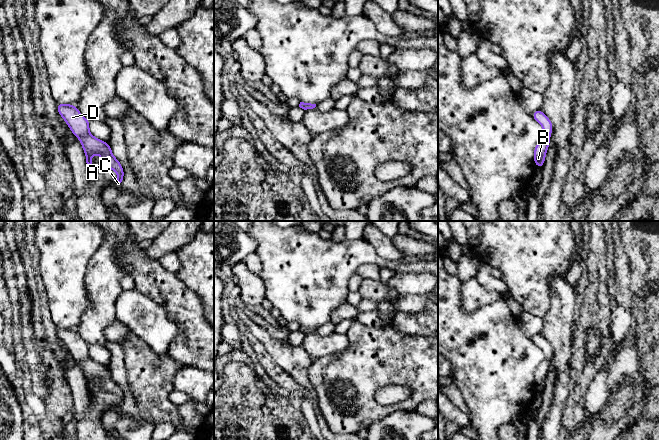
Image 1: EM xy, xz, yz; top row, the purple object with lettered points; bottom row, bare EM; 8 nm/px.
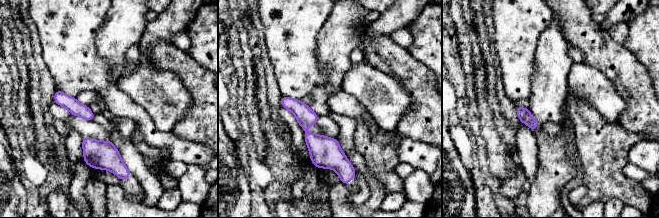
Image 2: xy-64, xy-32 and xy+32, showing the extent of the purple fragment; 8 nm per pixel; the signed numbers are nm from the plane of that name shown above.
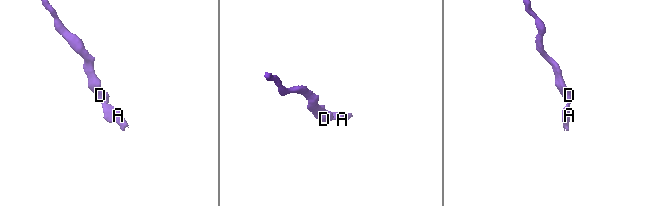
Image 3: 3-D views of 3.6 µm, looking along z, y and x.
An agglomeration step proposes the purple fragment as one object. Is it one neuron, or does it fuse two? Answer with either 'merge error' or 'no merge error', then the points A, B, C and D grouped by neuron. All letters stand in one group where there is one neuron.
no merge error; groups A B C D

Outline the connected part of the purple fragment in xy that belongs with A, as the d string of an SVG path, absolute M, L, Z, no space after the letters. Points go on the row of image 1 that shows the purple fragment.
M57 102L57 110L73 134L79 138L86 154L88 167L92 164L91 157L96 153L100 153L102 155L100 164L117 172L118 178L114 182L114 186L121 186L124 180L124 169L120 162L112 155L109 144L89 134L89 120L84 118L78 108L71 104L60 104Z

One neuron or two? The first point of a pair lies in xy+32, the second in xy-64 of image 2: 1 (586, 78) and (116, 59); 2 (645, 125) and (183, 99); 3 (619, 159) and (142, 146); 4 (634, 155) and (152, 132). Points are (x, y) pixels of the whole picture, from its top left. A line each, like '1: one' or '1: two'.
1: two
2: two
3: one
4: one

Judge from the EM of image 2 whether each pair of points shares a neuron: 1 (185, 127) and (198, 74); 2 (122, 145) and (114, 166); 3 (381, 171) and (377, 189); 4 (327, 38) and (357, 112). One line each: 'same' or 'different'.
1: same
2: different
3: different
4: different

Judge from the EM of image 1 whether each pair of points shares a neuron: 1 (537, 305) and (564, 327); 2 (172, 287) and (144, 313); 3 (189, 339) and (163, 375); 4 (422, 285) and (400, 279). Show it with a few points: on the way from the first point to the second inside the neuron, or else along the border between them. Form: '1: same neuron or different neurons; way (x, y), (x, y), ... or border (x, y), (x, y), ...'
1: different neurons; border (550, 289), (550, 307), (543, 319)
2: different neurons; border (136, 289), (160, 303), (172, 319)
3: different neurons; border (167, 353), (184, 365)
4: same neuron; way (417, 283), (405, 283)

